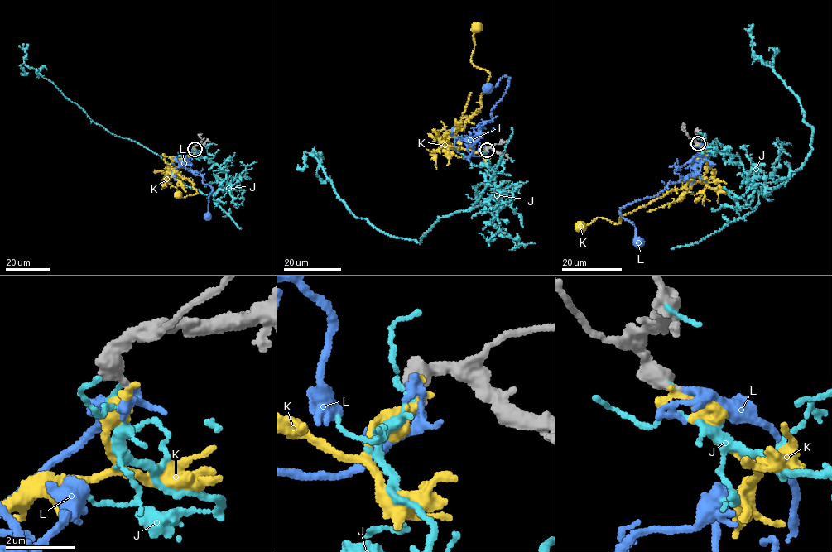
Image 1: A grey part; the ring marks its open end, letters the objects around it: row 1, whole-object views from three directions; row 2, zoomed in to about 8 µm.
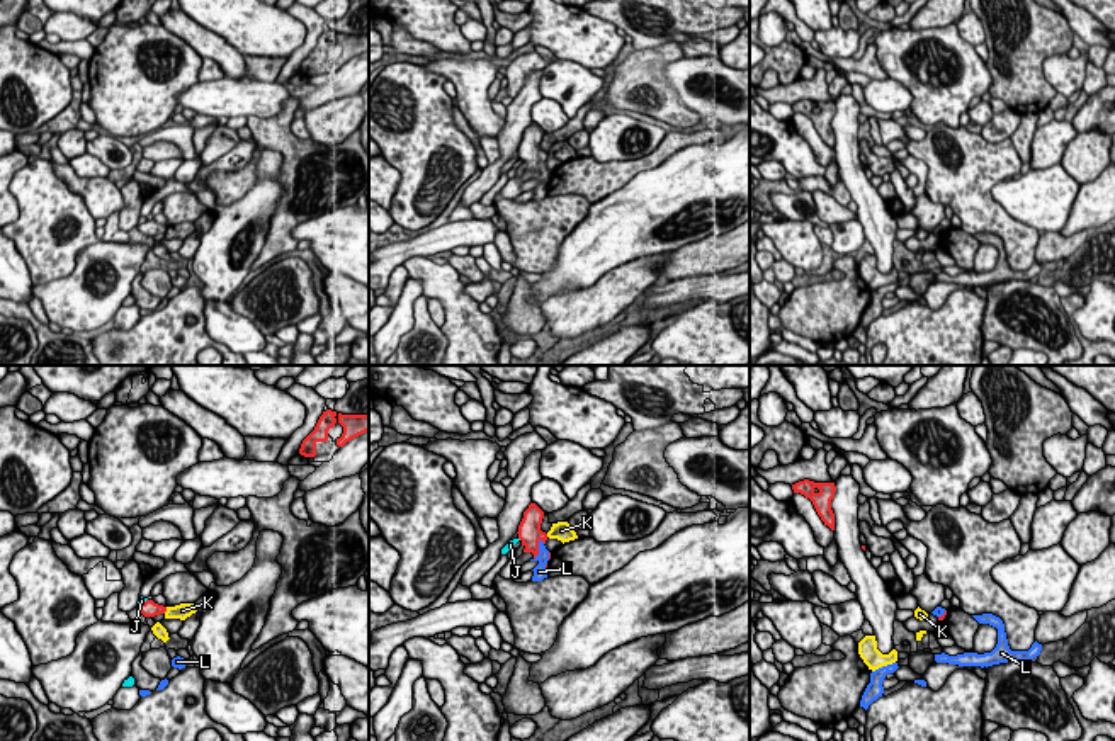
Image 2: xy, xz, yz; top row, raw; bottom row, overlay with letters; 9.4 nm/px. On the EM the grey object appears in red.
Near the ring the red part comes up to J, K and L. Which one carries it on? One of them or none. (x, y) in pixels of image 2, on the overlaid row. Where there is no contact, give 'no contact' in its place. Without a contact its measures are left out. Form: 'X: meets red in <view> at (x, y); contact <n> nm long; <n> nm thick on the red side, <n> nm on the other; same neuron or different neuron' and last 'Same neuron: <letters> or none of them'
J: meets red in xy at (141, 604); contact 120 nm long; 160 nm thick on the red side, 60 nm on the other; different neuron
K: meets red in xy at (165, 610); contact 70 nm long; 160 nm thick on the red side, 140 nm on the other; different neuron
L: meets red in xz at (537, 549); contact 220 nm long; 220 nm thick on the red side, 130 nm on the other; same neuron
Same neuron: L

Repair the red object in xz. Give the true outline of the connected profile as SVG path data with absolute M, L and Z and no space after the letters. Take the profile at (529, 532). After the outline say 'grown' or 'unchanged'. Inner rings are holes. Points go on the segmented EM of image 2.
M530 503L524 512L524 518L518 525L518 539L525 547L524 552L532 552L534 557L530 561L537 561L539 564L532 569L532 581L542 581L547 578L547 561L551 559L551 552L546 549L547 534L541 530L541 523L544 518L544 512Z; grown

